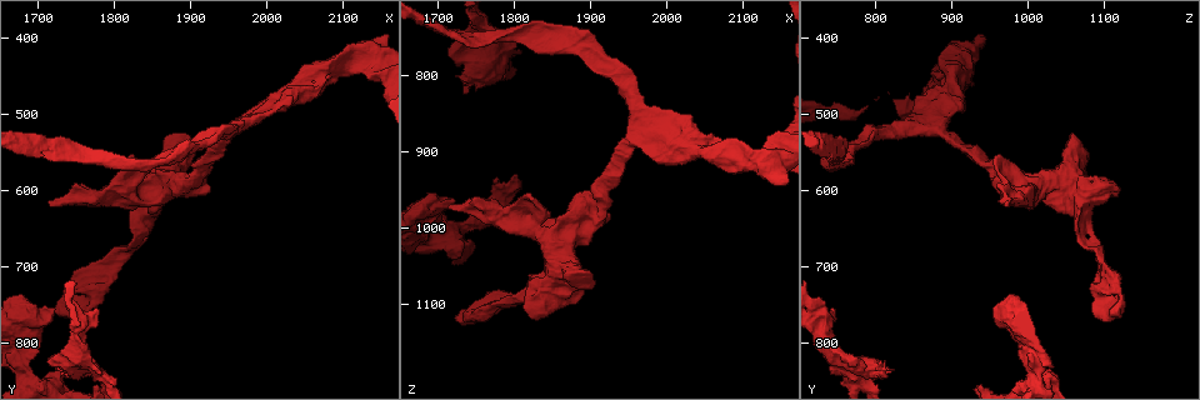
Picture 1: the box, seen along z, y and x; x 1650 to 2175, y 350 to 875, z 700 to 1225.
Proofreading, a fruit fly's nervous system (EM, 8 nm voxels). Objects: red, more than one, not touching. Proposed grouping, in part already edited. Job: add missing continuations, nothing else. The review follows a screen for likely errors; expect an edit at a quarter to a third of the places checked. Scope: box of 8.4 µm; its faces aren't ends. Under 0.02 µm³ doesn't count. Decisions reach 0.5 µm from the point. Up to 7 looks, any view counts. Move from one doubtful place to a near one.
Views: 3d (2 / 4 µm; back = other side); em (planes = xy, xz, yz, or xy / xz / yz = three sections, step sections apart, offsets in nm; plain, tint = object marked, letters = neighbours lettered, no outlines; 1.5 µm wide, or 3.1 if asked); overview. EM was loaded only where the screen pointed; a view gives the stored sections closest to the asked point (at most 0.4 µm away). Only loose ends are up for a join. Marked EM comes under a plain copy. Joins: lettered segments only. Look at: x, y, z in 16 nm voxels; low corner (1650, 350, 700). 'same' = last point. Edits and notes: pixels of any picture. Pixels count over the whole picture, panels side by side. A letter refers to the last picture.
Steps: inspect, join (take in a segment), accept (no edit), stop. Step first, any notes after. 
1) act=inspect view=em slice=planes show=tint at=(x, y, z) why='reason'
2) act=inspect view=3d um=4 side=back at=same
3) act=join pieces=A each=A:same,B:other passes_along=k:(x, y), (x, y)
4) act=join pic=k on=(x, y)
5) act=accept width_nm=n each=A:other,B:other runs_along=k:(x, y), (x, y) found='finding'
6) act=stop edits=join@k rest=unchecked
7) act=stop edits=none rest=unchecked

act=inspect view=3d um=2 side=back at=(1925, 600, 980) why='stops while still wide'

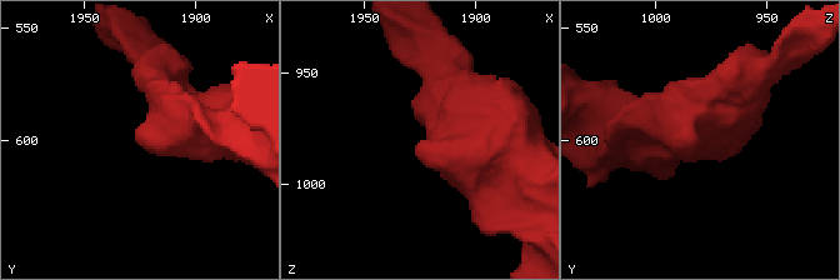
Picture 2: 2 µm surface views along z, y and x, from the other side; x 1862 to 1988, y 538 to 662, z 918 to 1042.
act=inspect view=em slice=planes show=letters at=(1926, 598, 984) why='shape alone is not enough'

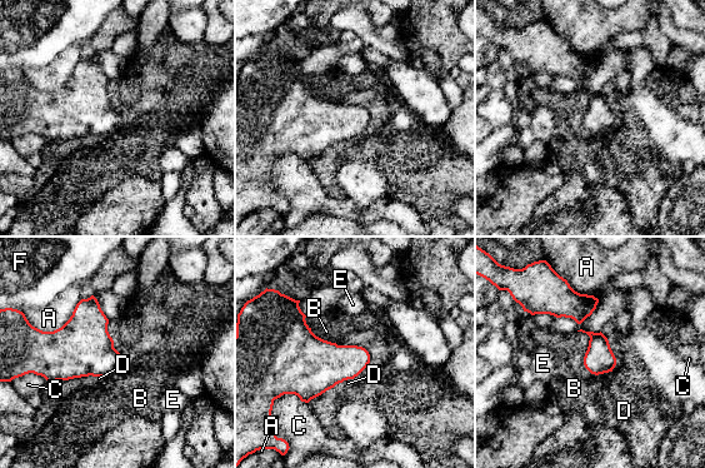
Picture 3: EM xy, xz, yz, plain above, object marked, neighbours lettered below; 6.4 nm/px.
act=accept each=A:other,B:other,C:other,D:other,E:other,F:other border=3:(583, 364), (595, 374), (610, 372) found='no lettered segment goes on from it'

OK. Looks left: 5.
act=inspect view=em slice=planes show=letters at=(1720, 620, 970) why='branch stops here'

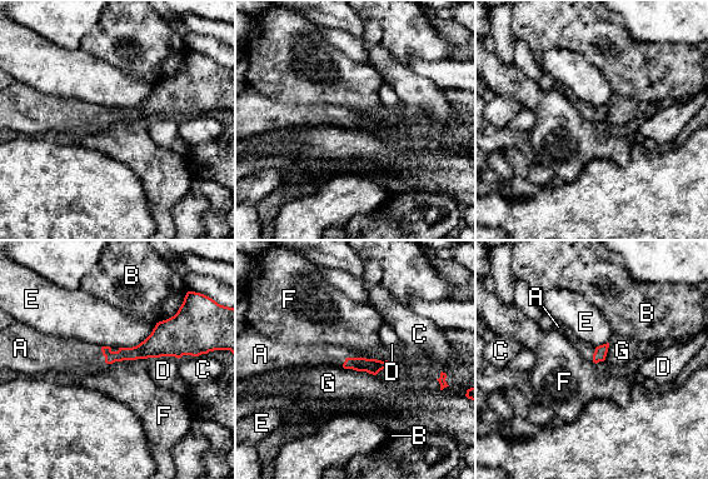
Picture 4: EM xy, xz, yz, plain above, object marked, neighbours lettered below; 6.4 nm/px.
act=join pieces=A each=A:same,B:other,C:other,D:other,E:other,F:other,G:other found='the neuron continues'

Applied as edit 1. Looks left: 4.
act=inspect view=em slice=planes show=letters at=(1780, 840, 740)

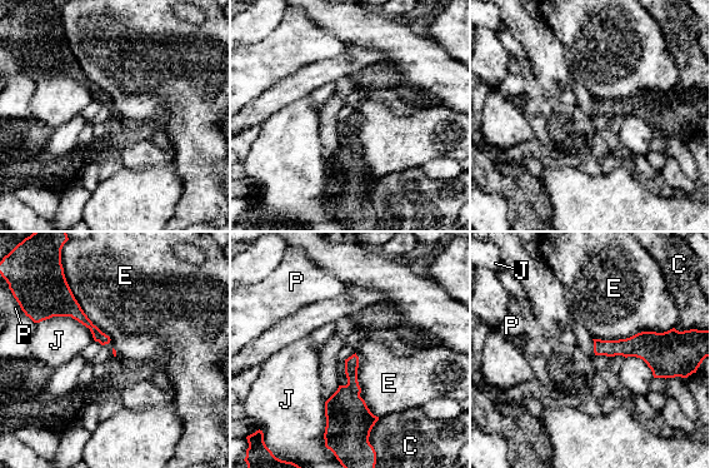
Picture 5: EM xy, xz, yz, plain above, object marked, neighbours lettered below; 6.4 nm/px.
act=accept longest_contact=E:550nm each=C:other,E:other,J:other,P:other found='none of them fits'

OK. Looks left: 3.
act=stop edits=join@4 rest=unchecked

